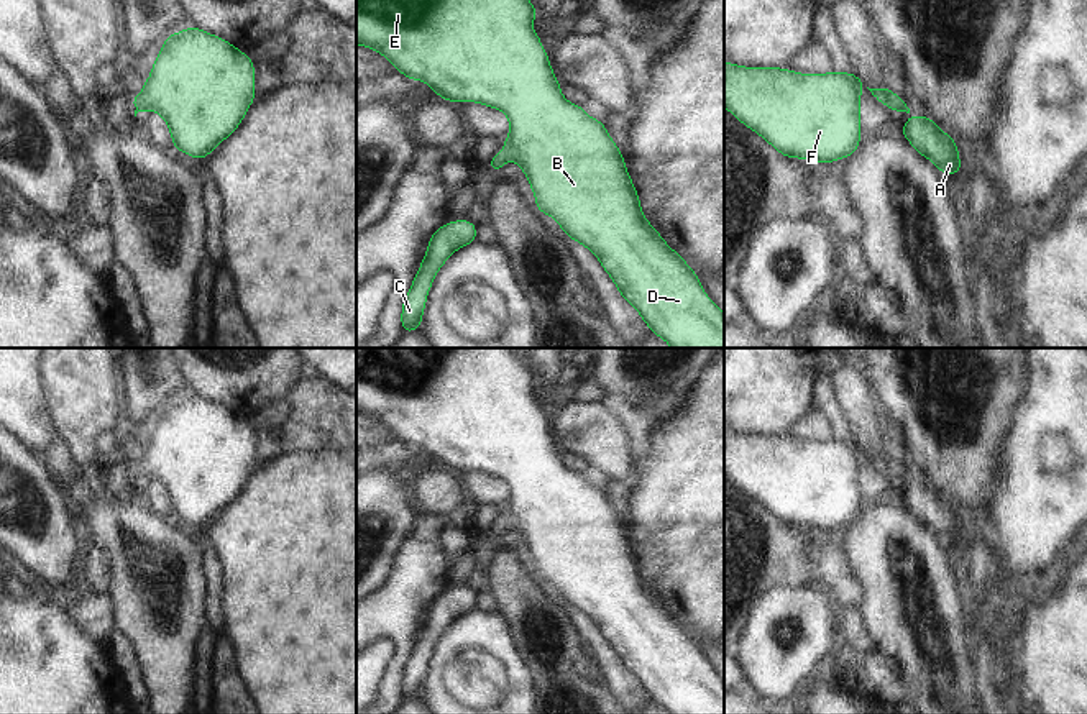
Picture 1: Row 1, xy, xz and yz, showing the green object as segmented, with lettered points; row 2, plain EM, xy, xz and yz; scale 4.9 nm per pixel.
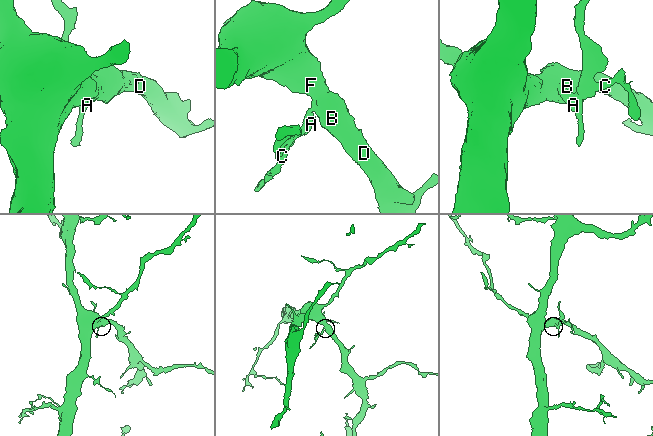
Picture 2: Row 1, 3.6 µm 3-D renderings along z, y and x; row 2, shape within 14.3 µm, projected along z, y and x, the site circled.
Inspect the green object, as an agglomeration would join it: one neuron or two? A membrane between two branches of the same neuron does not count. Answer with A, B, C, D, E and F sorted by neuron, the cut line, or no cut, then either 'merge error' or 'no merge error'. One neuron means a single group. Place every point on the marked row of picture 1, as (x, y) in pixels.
groups A B C D E F; cut none; no merge error

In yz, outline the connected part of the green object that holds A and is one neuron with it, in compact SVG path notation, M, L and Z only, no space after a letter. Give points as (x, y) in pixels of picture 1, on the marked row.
M888 87L869 89L877 102L895 110L898 115L906 112L910 121L898 128L910 141L911 148L928 158L944 176L964 172L959 161L957 143L944 133L926 113L913 117L905 103L905 97L895 95Z

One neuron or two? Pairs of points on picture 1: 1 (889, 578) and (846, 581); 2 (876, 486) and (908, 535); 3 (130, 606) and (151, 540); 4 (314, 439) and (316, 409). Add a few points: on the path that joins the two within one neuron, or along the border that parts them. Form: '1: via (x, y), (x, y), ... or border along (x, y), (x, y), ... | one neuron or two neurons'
1: border along (843, 545), (846, 563), (861, 591), (857, 606) | two neurons
2: border along (897, 498), (887, 498), (861, 514) | two neurons
3: via (135, 590), (135, 576), (150, 562), (150, 557) | one neuron
4: via (314, 432), (316, 416) | one neuron

